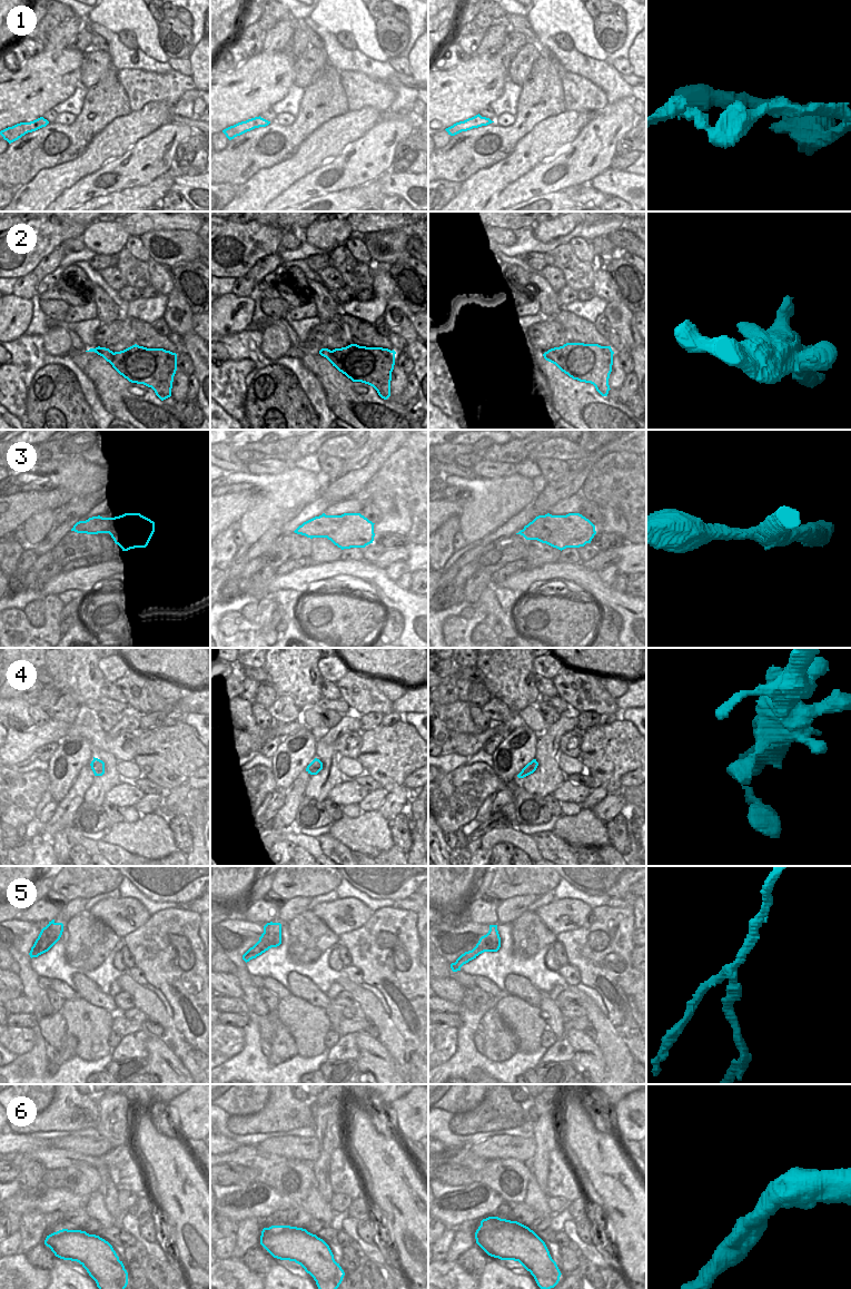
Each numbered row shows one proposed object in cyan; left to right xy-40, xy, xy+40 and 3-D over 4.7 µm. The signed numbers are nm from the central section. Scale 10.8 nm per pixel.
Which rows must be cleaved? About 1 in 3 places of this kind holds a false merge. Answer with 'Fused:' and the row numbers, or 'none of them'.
Fused: 5

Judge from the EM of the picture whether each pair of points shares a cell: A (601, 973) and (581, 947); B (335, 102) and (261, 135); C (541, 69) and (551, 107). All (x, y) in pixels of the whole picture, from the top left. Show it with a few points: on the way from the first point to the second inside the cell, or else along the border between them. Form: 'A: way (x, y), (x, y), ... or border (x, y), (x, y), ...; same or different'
A: way (600, 966), (587, 954); same
B: way (317, 111), (297, 131), (279, 131); same
C: way (543, 78), (543, 96), (545, 98); same

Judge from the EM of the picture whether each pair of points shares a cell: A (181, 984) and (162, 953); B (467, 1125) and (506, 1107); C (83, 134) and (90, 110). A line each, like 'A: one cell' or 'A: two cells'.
A: one cell
B: one cell
C: one cell

